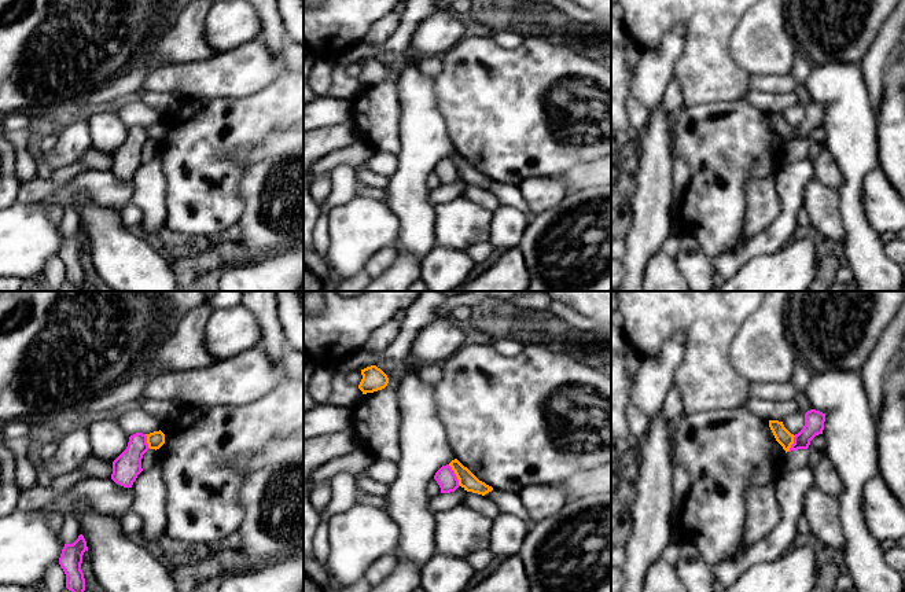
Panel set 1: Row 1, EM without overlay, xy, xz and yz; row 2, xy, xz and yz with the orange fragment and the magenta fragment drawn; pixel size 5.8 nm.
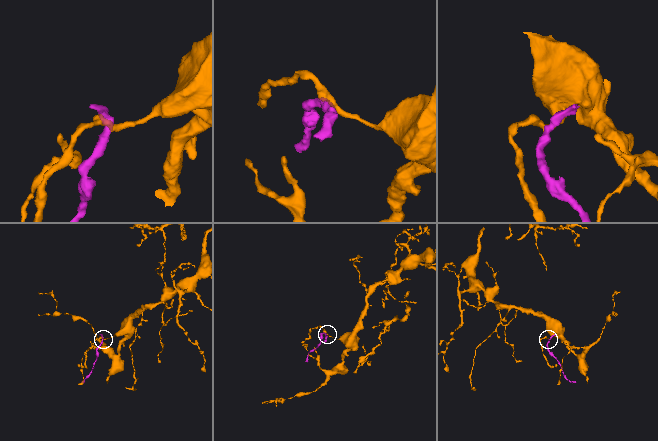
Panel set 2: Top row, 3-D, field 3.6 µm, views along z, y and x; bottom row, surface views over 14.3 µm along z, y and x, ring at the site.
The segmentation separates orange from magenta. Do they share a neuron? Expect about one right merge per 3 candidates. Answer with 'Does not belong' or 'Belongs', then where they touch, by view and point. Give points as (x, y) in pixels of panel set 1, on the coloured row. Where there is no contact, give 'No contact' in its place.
Does not belong. Touches orange at xz (456, 475)

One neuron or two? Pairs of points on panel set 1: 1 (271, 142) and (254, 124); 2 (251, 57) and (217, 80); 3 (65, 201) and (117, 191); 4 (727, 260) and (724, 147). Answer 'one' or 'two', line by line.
1: two
2: one
3: one
4: two

